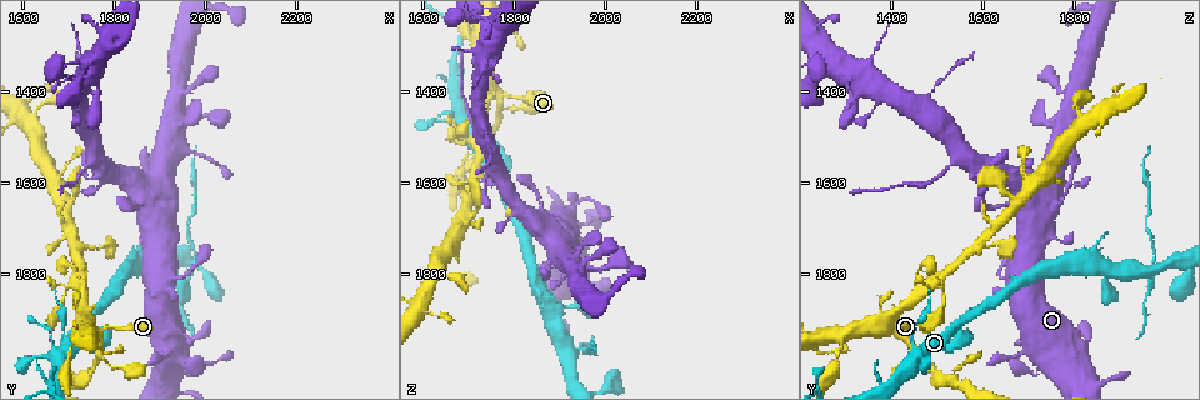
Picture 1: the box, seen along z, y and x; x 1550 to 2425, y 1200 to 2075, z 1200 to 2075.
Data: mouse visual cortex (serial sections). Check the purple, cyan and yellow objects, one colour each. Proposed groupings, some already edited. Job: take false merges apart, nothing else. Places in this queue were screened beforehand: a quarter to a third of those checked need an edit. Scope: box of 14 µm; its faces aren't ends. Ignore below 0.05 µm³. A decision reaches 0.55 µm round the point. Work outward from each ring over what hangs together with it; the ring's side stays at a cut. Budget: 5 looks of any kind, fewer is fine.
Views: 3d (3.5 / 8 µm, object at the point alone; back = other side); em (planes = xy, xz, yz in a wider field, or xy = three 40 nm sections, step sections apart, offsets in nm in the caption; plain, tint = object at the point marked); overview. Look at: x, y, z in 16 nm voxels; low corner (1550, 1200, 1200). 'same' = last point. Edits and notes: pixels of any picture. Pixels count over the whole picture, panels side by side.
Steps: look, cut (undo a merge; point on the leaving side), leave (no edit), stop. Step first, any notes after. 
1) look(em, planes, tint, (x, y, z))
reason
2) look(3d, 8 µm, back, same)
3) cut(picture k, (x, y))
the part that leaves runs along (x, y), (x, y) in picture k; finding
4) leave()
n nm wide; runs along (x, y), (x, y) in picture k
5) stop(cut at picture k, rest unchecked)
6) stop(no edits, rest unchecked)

look(3d, 3.5 µm, (1740, 1910, 1390))
four-way junction

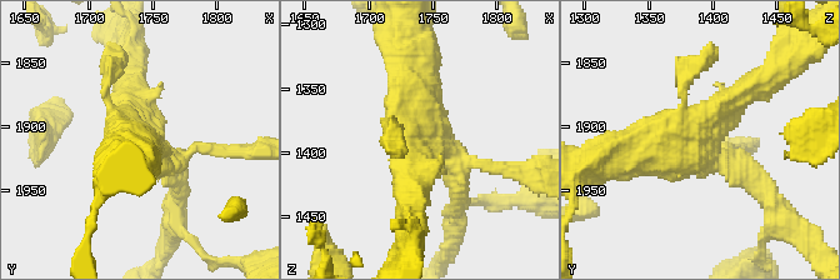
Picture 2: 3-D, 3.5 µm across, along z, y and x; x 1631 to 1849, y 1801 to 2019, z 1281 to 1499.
look(em, xy, step 3, tint, (1748, 1918, 1390))

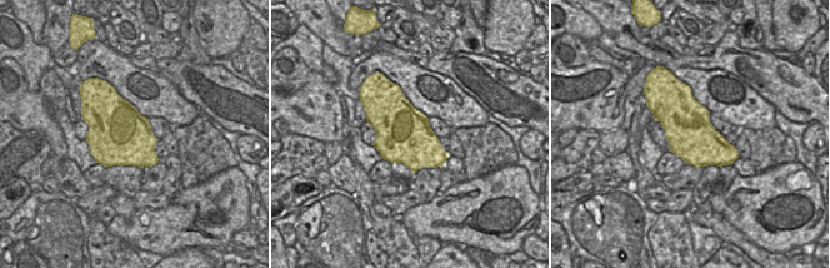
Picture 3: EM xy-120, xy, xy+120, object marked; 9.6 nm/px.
leave()
runs along (213, 150), (159, 158), (133, 85) in picture 2; all the same cell

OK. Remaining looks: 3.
look(em, xy, step 2, tint, (1755, 1550, 1550))
branch point

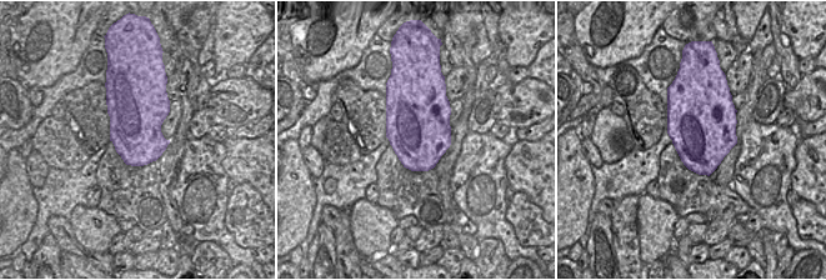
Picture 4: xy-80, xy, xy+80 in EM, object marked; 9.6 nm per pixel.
look(3d, 3.5 µm, same)

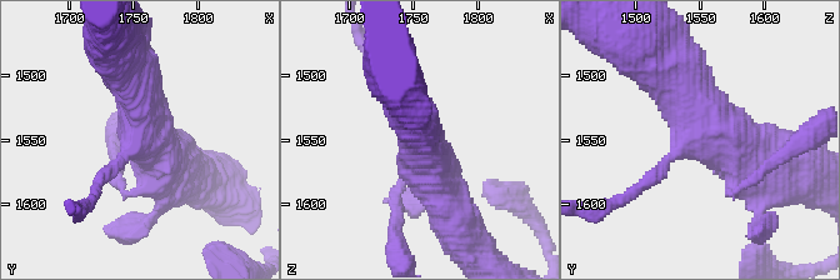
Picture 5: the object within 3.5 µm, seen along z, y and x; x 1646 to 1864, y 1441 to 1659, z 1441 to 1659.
cut(picture 5, (646, 180))
600 nm wide; the part that leaves runs along (669, 161), (628, 196), (593, 211) in picture 5; two cells meet here

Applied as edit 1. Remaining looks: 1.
stop(cut at picture 5, rest unchecked)

